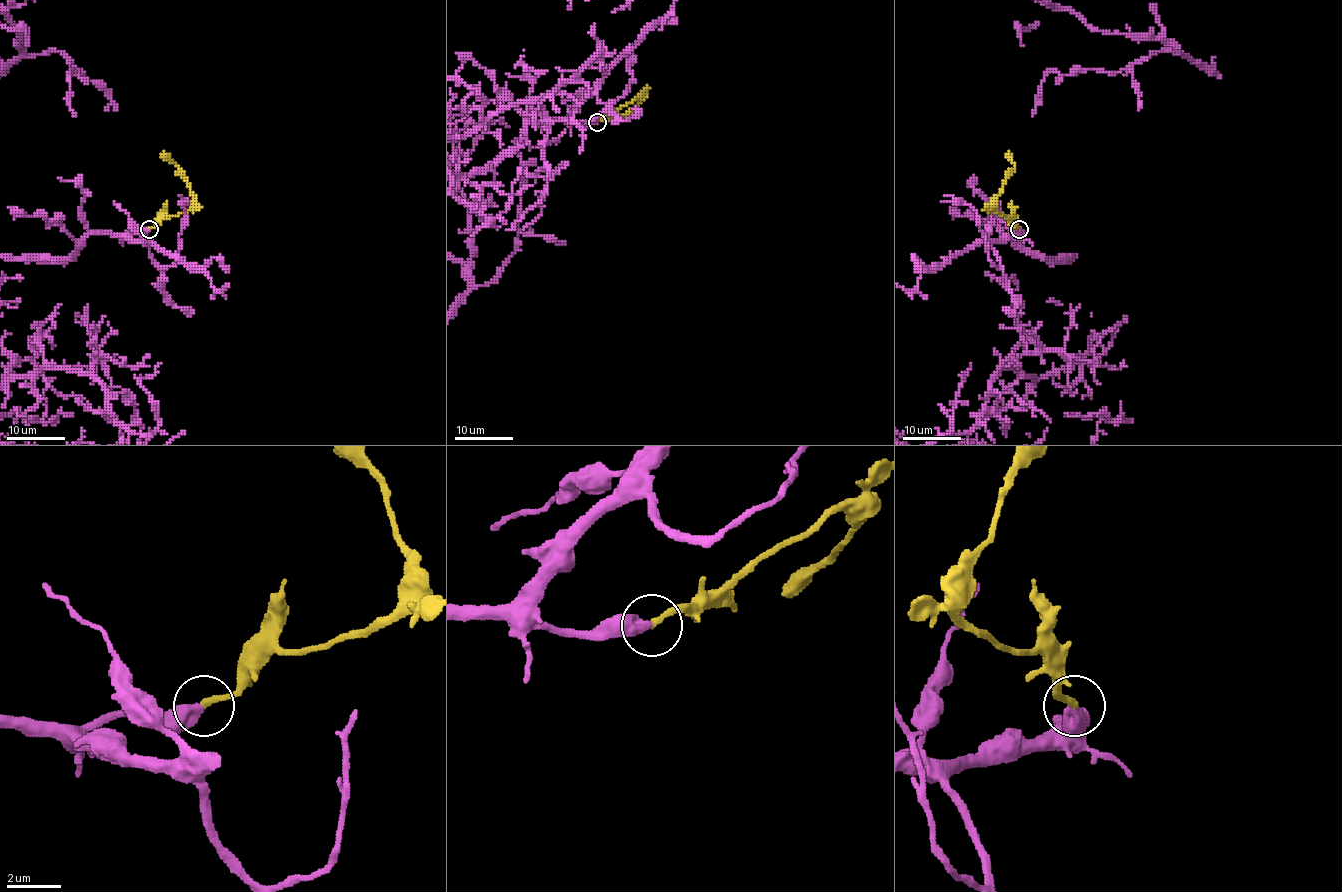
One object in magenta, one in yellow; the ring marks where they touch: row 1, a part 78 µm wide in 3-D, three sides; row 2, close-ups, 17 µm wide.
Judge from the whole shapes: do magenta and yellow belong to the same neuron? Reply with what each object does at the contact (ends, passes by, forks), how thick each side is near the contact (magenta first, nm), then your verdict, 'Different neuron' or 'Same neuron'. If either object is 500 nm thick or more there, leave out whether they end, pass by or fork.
Thickness 500 nm (magenta) against 240 nm. Same neuron

